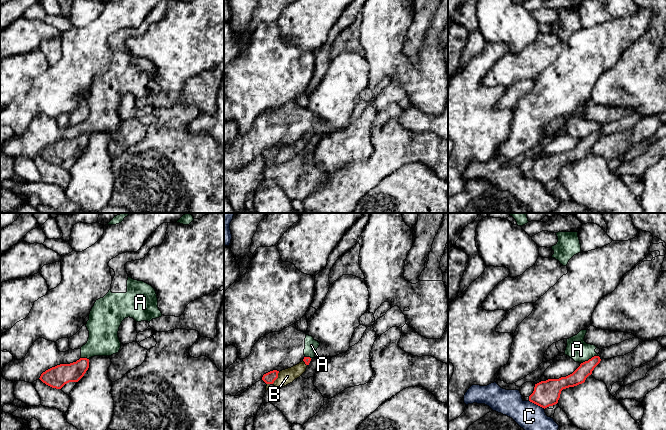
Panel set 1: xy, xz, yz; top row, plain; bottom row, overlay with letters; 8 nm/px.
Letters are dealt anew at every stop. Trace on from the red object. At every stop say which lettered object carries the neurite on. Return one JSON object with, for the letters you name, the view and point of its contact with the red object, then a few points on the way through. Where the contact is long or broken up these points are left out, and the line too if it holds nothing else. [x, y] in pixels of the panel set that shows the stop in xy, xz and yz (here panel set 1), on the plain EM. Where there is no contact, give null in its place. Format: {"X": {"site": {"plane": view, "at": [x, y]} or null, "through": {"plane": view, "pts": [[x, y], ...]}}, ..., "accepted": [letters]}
{"B": {"site": {"plane": "xz", "at": [276, 154]}, "through": {"plane": "xz", "pts": [[269, 154], [276, 154], [287, 152]]}}, "accepted": ["B"]}

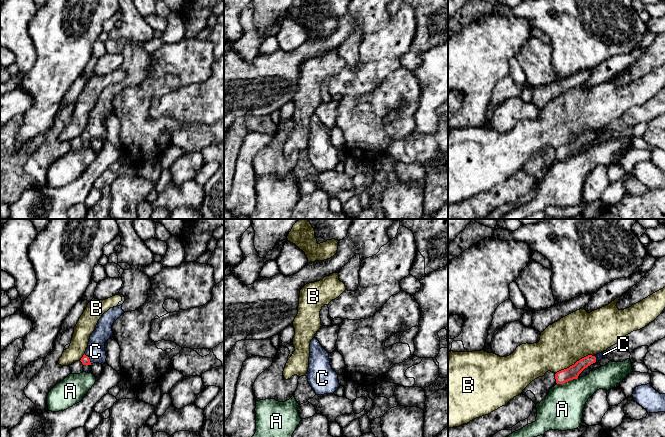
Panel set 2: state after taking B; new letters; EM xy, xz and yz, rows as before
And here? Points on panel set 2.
{"C": {"site": {"plane": "xy", "at": [88, 134]}, "through": {"plane": "xy", "pts": [[85, 136], [88, 134], [95, 127]]}}, "accepted": ["C"]}

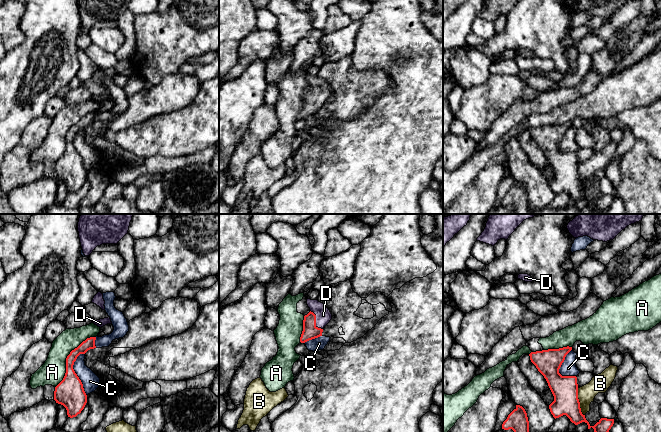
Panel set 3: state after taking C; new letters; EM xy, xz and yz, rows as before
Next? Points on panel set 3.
{"D": {"site": {"plane": "xz", "at": [315, 97]}, "through": {"plane": "xz", "pts": [[310, 107], [315, 97], [323, 91]]}}, "accepted": ["D"]}

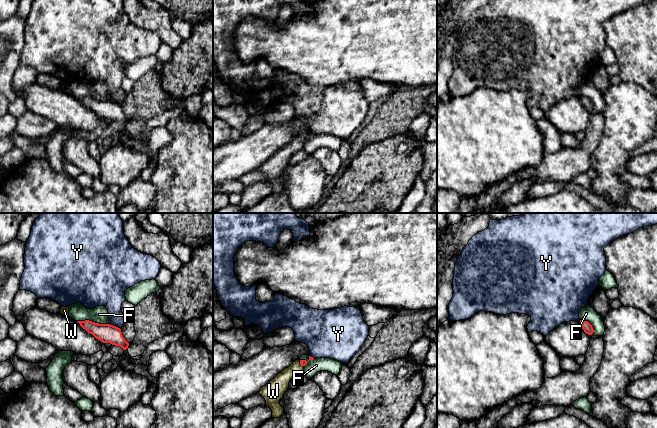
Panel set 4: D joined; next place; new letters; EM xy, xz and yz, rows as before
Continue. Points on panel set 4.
{"W": {"site": {"plane": "xz", "at": [300, 140]}, "through": {"plane": "xz", "pts": [[302, 138], [300, 140], [278, 161]]}}, "accepted": ["W"]}

